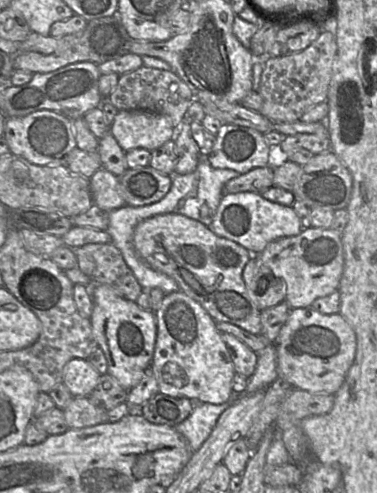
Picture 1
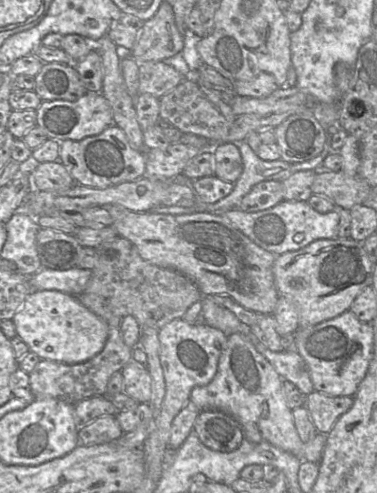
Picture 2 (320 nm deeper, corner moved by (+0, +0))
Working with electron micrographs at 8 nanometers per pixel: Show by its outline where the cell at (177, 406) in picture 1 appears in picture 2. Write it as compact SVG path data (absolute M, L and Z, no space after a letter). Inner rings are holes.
M215 409L201 410L193 431L205 446L221 452L237 449L245 438L241 425L234 417Z

